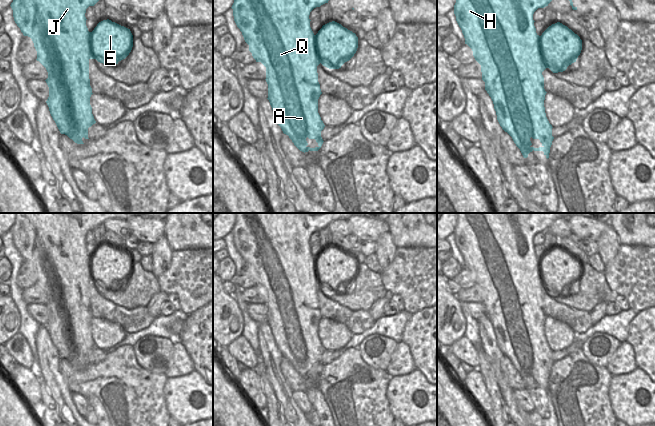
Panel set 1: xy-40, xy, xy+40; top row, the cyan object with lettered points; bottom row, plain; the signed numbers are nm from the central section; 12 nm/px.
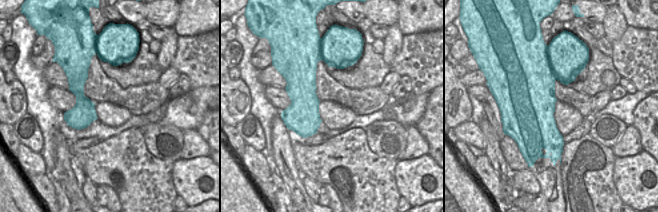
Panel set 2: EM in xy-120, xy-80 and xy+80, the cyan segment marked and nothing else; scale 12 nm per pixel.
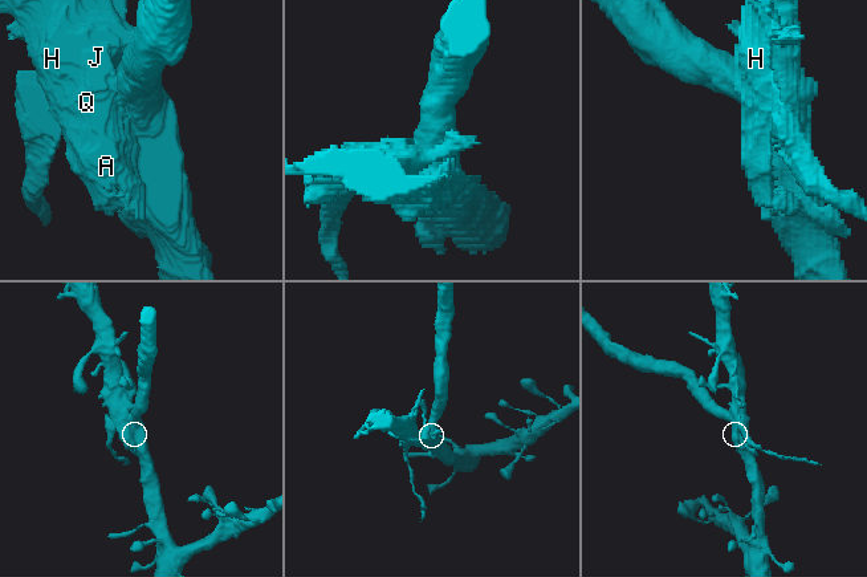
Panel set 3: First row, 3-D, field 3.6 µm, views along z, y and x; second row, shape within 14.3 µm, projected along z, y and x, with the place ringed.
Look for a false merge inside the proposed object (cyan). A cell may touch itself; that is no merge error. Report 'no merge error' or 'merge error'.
merge error

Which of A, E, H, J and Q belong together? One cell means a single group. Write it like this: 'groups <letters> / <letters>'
groups A H J Q / E

